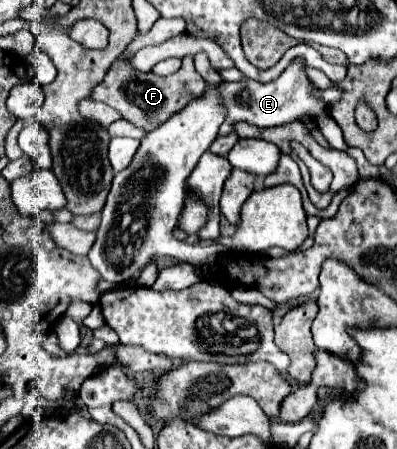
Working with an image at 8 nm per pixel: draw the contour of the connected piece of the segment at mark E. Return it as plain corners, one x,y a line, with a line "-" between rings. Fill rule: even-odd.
294,60
290,64
290,68
282,72
280,78
276,78
268,84
250,80
246,76
242,76
242,80
238,80
238,82
222,82
218,86
218,92
220,92
222,104
226,108
226,118
220,126
220,136
226,136
226,134
234,132
234,124
238,124
238,122
248,122
248,124
258,126
258,128
270,128
270,126
280,126
280,124
294,122
300,114
316,116
316,114
324,112
326,102
312,96
310,90
314,88
314,84
306,78
302,68
304,68
302,60

